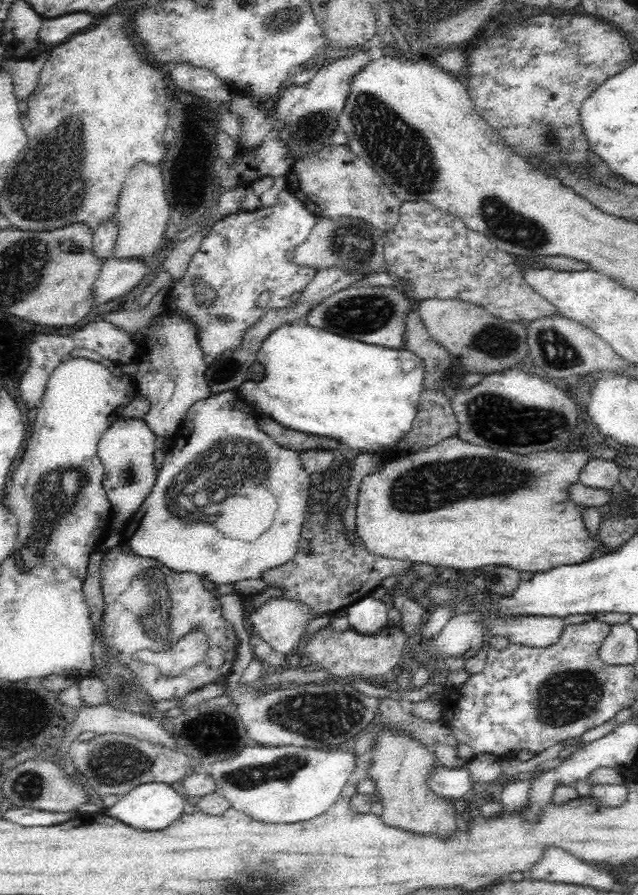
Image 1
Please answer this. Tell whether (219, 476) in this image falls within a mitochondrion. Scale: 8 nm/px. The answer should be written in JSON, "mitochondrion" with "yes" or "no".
{"mitochondrion":"yes"}

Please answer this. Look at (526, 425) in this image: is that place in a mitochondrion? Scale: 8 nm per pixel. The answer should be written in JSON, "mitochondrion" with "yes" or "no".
{"mitochondrion":"yes"}

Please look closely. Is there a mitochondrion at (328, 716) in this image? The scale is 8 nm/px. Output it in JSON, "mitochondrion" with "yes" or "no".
{"mitochondrion":"yes"}

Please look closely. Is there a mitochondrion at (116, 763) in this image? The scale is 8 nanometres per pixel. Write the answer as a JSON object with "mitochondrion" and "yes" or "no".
{"mitochondrion":"yes"}

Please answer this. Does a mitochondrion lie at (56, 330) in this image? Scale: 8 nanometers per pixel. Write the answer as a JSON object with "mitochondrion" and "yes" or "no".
{"mitochondrion":"no"}

